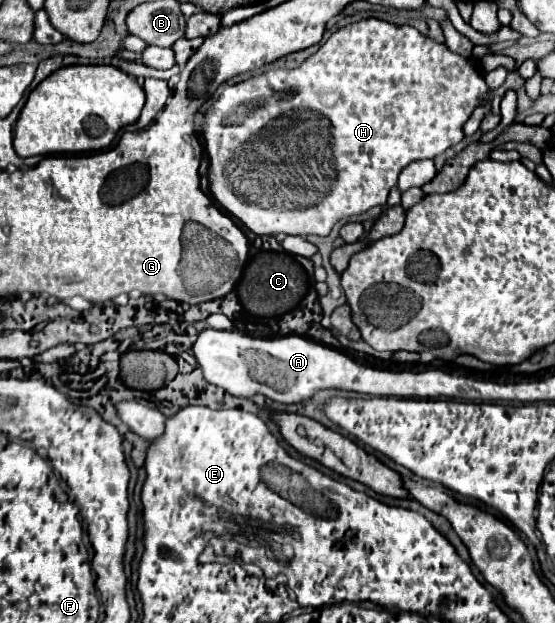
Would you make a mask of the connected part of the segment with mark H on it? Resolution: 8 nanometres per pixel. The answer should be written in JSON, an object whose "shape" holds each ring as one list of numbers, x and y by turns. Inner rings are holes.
{"shape":[[363,19,333,33,301,67,267,69,223,89,219,99,213,101,211,109,203,113,205,129,199,131,203,149,209,157,209,191,229,215,233,215,255,235,275,237,281,233,313,233,325,237,339,219,365,213,375,205,385,205,389,189,397,183,403,167,419,159,435,159,445,149,457,145,463,139,463,123,471,117,473,109,481,105,481,97,487,93,489,87,471,59,449,51,447,45,423,37,409,25,397,27,379,19],[289,109,313,109,313,113,329,117,329,125,333,125,333,169,337,169,337,181,333,179,333,189,325,193,325,201,317,201,317,205,309,205,309,209,261,209,261,205,249,205,245,197,237,197,237,193,233,193,237,183,229,185,229,177,225,177,225,165,233,161,233,153,237,153,237,149,241,149,249,137,257,137,257,133,261,133,269,121,277,121,277,117,281,117,281,113,289,113]]}

